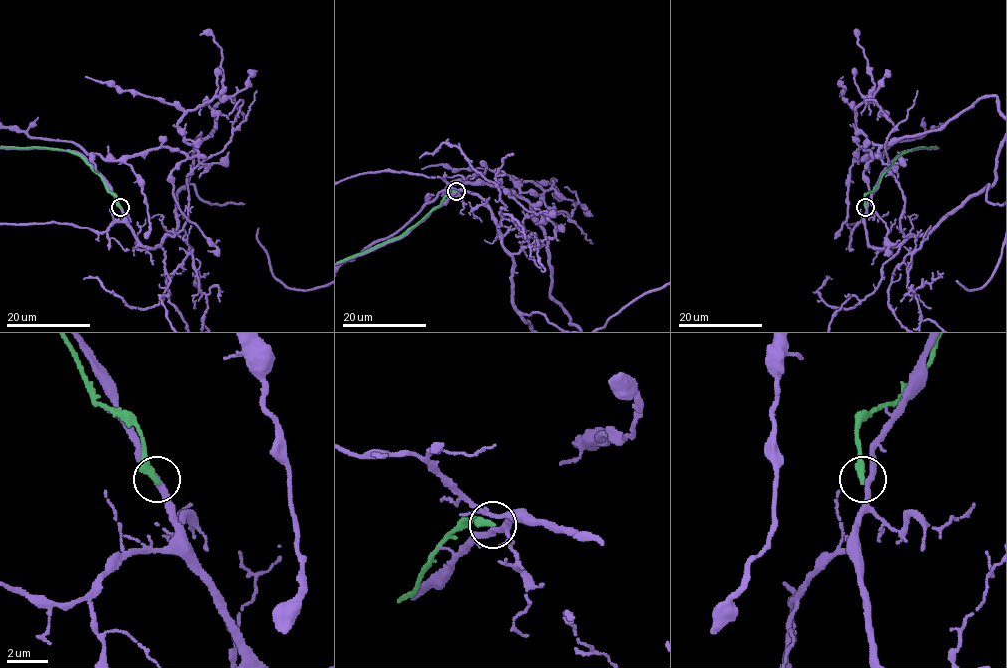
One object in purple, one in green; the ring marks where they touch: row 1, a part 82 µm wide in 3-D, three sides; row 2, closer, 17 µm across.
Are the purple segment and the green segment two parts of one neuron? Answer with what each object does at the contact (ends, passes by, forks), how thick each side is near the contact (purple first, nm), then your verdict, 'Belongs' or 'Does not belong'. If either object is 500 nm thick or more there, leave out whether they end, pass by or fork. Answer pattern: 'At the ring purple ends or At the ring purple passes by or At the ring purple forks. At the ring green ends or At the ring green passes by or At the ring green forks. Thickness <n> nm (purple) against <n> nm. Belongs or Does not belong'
At the ring purple passes by. At the ring green ends. Thickness 300 nm (purple) against 360 nm. Does not belong

